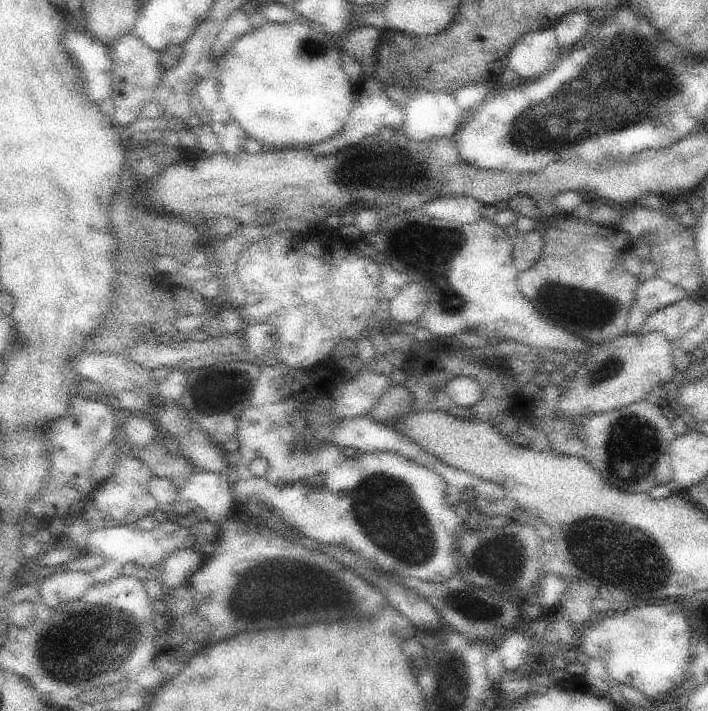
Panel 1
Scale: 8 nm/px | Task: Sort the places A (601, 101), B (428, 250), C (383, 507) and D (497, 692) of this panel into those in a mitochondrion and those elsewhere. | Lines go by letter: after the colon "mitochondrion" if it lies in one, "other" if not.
A: mitochondrion
B: mitochondrion
C: mitochondrion
D: other

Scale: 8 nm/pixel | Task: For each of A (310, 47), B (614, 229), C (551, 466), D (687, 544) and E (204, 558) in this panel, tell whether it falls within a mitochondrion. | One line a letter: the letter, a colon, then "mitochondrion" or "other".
A: mitochondrion
B: other
C: other
D: other
E: other

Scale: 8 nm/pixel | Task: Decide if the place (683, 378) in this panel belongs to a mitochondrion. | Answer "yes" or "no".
no

